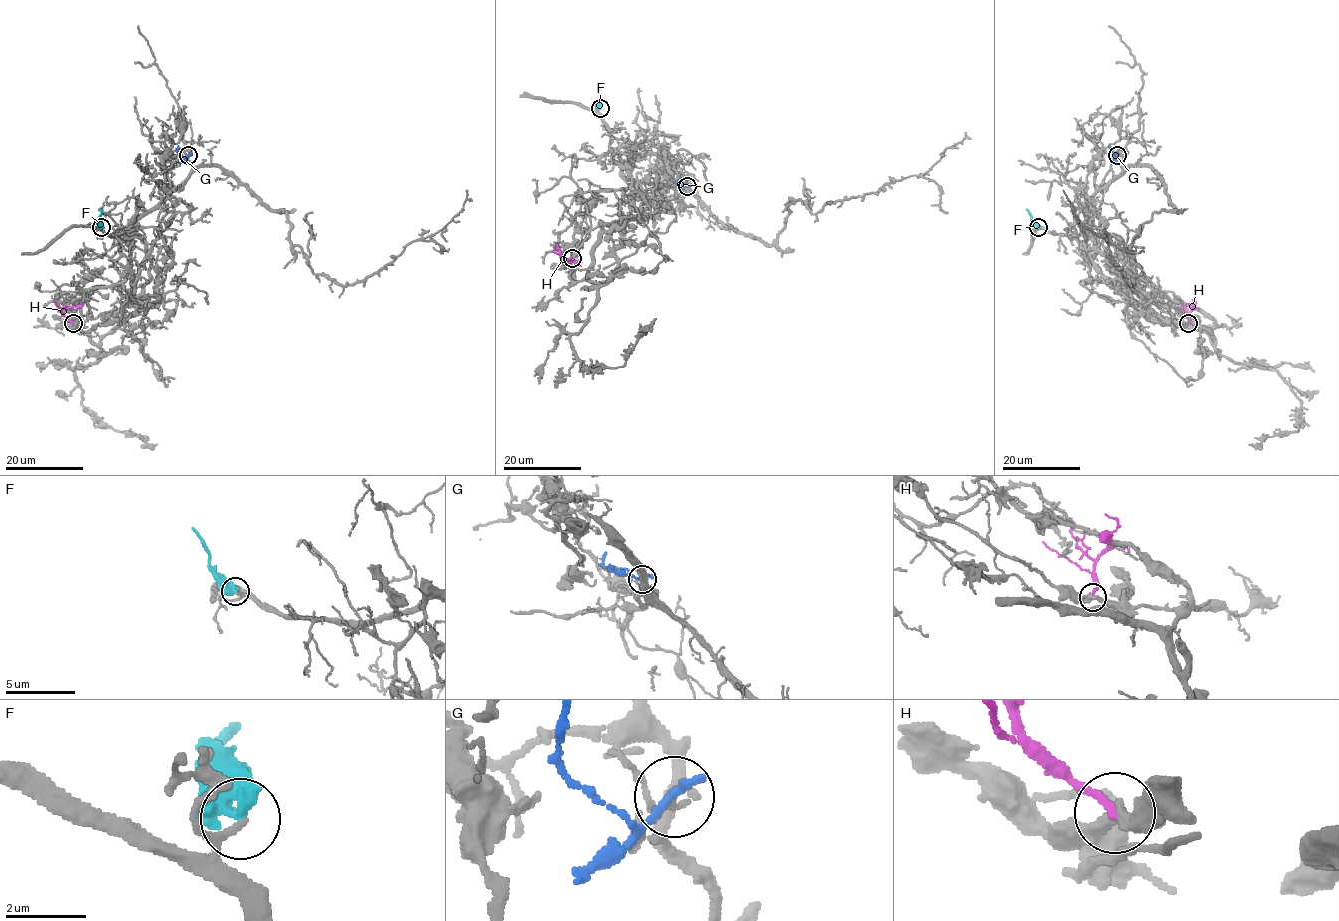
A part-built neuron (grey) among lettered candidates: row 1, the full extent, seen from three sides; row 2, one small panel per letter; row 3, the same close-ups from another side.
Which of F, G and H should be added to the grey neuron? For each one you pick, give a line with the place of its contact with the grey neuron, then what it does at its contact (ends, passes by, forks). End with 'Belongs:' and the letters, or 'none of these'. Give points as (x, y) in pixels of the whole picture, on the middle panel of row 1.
Belongs: none of these

